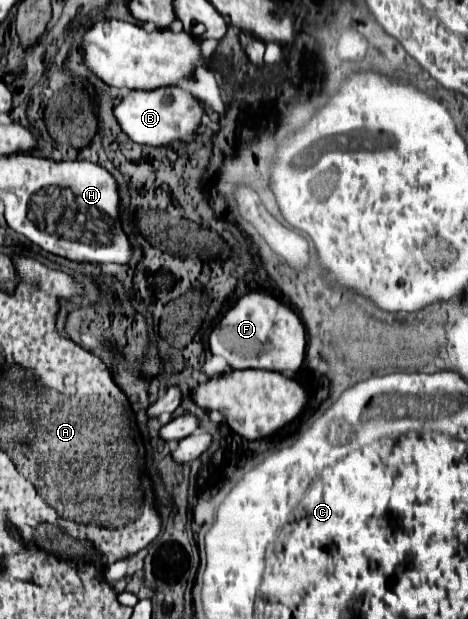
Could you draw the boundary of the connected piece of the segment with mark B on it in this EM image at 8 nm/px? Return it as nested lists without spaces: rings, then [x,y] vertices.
[[[156,88],[156,90],[140,90],[140,92],[130,92],[120,98],[118,104],[114,104],[114,118],[122,132],[136,144],[146,144],[146,146],[166,146],[174,142],[176,138],[184,136],[194,136],[200,128],[200,120],[204,116],[204,110],[200,102],[176,88]]]

